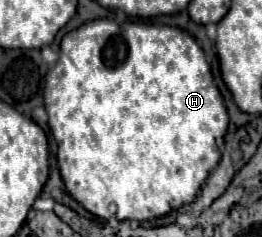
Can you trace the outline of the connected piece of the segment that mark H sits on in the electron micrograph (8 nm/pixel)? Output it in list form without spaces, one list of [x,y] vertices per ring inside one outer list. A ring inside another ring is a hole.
[[[95,19],[89,21],[75,31],[67,33],[61,41],[61,55],[55,67],[47,73],[45,81],[45,109],[49,115],[49,129],[51,137],[57,143],[57,161],[61,169],[63,183],[69,191],[69,195],[79,201],[89,213],[101,217],[101,219],[111,219],[117,217],[119,221],[125,219],[135,219],[135,221],[149,221],[155,217],[163,217],[173,209],[179,209],[183,205],[189,205],[205,179],[209,177],[211,169],[217,167],[221,159],[221,149],[223,149],[223,137],[229,125],[229,115],[223,103],[223,97],[213,81],[211,67],[205,59],[203,49],[199,47],[197,39],[189,35],[187,31],[179,27],[169,27],[169,25],[158,25],[153,23],[139,23],[139,21],[125,21],[117,23],[111,19]]]

